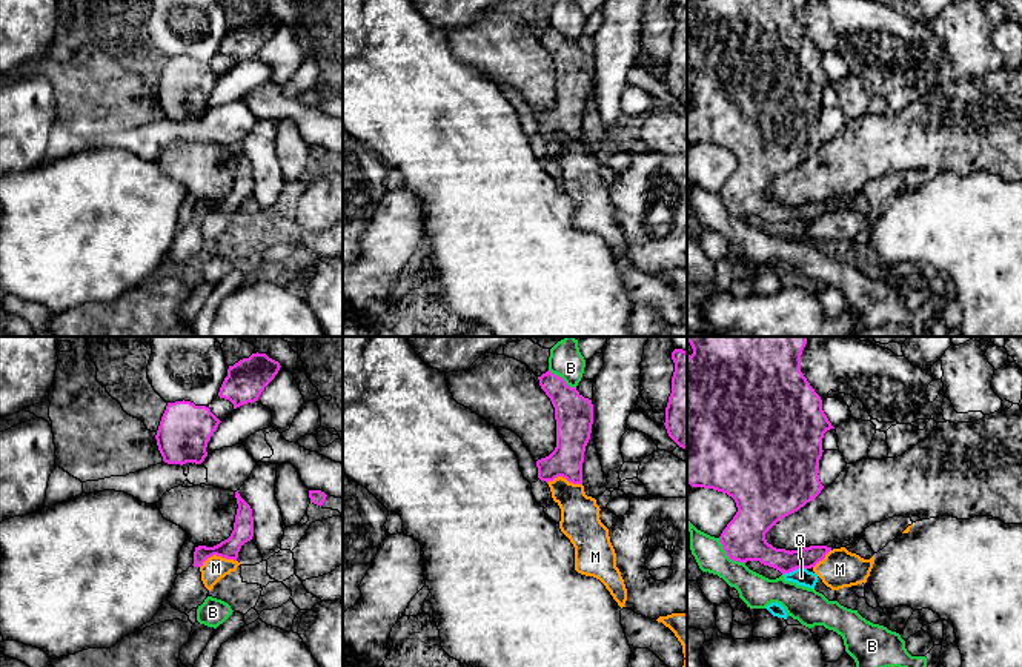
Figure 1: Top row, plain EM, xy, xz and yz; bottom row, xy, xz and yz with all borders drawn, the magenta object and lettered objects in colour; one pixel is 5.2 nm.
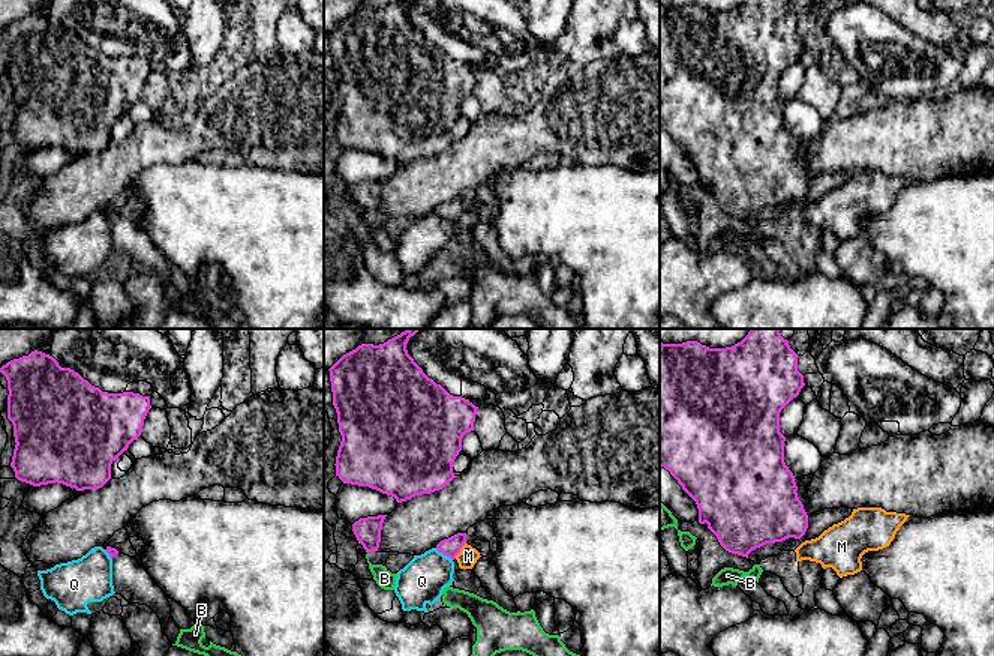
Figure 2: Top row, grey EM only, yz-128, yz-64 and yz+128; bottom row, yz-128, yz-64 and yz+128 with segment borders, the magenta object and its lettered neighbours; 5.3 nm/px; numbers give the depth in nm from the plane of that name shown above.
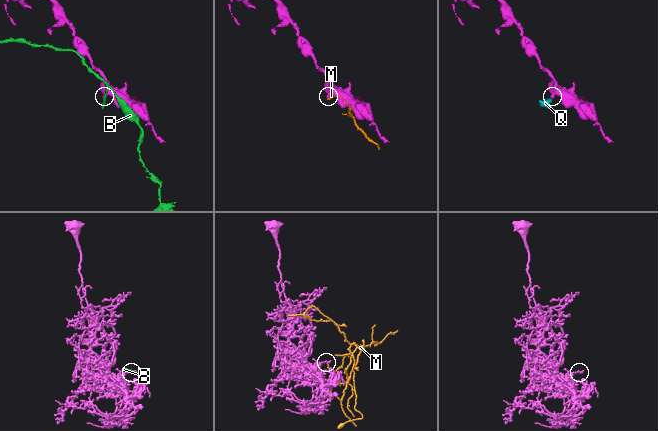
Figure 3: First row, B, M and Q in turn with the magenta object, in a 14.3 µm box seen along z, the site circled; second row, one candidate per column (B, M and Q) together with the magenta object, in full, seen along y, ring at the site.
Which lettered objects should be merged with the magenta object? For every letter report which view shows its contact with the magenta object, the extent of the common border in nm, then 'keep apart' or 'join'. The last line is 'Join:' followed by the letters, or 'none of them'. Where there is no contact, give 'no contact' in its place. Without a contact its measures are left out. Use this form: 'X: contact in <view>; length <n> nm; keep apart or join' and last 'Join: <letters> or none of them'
B: contact in yz; length 190 nm; keep apart
M: contact in xy; length 200 nm; keep apart
Q: contact in yz; length 130 nm; keep apart
Join: none of them

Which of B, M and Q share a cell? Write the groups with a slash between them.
B / M Q

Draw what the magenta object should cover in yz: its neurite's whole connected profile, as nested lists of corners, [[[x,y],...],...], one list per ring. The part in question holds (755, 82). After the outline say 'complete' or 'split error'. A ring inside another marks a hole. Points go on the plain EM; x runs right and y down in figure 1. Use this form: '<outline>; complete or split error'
[[[690,0],[693,9],[687,12],[687,138],[692,143],[713,144],[732,152],[738,168],[722,186],[719,197],[733,217],[759,217],[764,221],[779,226],[782,231],[796,224],[811,224],[831,206],[827,201],[810,201],[798,206],[776,204],[767,198],[765,189],[782,174],[798,168],[815,155],[824,141],[819,137],[819,115],[822,112],[822,94],[835,85],[822,66],[822,55],[801,28],[801,11],[805,0]]]; complete

